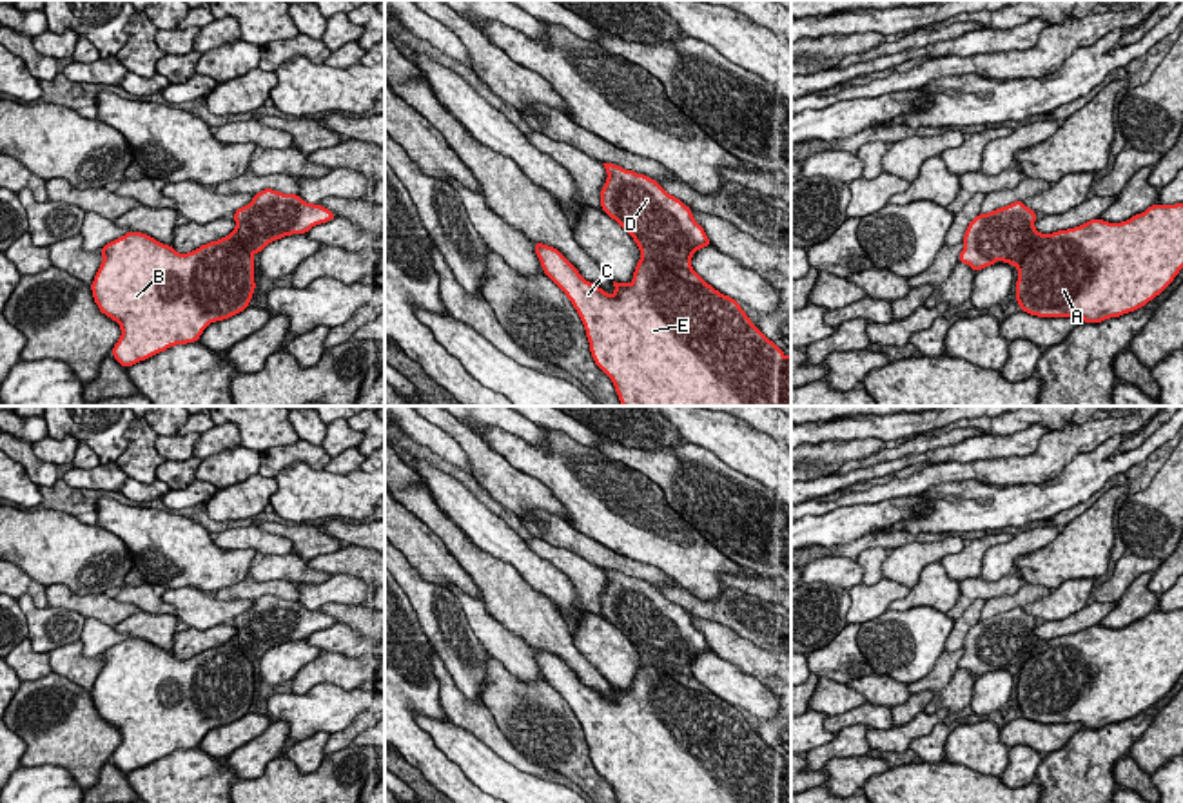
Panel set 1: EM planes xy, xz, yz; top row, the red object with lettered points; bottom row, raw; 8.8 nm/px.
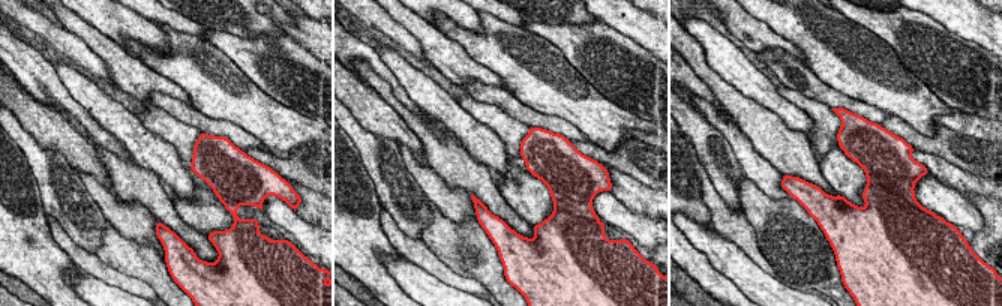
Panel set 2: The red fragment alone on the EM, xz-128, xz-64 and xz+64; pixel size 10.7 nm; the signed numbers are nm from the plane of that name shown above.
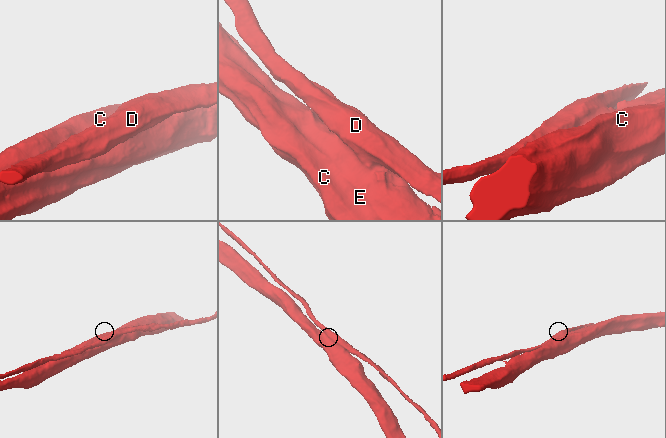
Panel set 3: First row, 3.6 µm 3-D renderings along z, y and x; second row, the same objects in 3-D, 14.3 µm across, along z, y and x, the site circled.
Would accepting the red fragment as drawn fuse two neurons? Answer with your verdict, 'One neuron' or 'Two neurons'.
Two neurons

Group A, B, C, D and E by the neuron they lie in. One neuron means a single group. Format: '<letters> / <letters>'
A B C E / D

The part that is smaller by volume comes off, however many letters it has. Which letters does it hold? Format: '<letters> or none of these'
D

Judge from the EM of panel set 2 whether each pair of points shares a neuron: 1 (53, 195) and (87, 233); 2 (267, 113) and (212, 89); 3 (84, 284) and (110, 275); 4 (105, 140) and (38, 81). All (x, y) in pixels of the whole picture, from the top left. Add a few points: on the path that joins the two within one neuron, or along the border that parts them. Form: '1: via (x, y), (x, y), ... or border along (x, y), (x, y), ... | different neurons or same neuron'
1: via (62, 204), (81, 224) | same neuron
2: via (254, 111), (225, 93) | same neuron
3: border along (77, 266), (123, 290) | different neurons
4: via (89, 123), (54, 93) | same neuron

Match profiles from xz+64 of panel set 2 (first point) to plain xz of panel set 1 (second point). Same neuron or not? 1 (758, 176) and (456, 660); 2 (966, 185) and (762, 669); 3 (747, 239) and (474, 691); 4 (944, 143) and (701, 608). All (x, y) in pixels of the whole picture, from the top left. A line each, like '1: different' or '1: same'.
1: different
2: same
3: different
4: same

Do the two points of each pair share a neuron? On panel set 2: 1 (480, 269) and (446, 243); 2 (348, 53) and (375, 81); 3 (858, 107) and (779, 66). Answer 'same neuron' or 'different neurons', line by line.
1: same neuron
2: different neurons
3: same neuron

